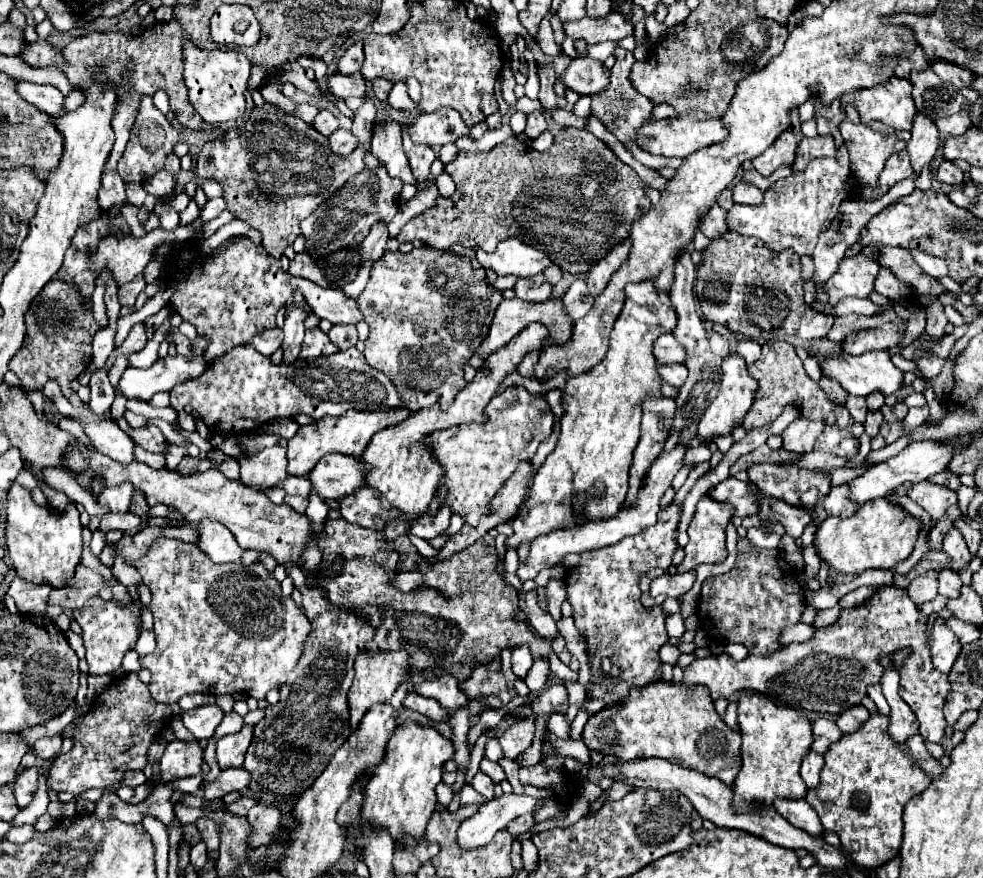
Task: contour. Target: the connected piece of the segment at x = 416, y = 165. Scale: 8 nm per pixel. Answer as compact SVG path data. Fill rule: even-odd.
M402 126L402 138L404 138L404 152L410 160L410 168L412 174L416 176L416 188L418 192L422 192L426 188L428 176L430 176L430 164L436 160L436 154L430 146L422 146L422 144L414 144L410 140L410 136L406 134L406 128Z

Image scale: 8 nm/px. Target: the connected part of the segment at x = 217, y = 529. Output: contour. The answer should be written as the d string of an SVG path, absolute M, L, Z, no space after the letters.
M200 522L194 528L200 534L198 548L214 562L238 562L250 566L260 560L256 550L242 550L226 526L218 526L216 522Z

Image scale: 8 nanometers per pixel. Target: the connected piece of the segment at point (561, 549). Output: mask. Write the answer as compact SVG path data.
M680 442L672 452L662 452L656 458L656 462L650 466L648 474L642 480L642 488L638 490L638 498L636 498L638 502L634 506L622 508L614 518L608 518L606 522L586 522L582 526L570 526L566 530L554 530L550 534L542 534L542 538L536 538L532 542L528 560L524 564L520 564L520 568L518 568L516 574L522 580L532 580L532 578L536 578L536 574L540 570L558 566L564 560L566 554L586 552L586 550L598 550L598 548L604 548L604 546L612 546L612 544L620 542L622 538L632 536L632 534L638 534L644 528L652 526L656 522L656 516L658 516L658 510L660 510L660 506L658 506L660 504L660 498L670 488L676 472L682 468L682 458L684 458L684 452L686 452L688 446L692 446L692 442Z

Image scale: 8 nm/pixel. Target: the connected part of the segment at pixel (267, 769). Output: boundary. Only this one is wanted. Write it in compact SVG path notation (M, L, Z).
M293 566L289 576L300 590L306 616L310 620L310 634L304 642L302 658L298 660L290 680L280 688L280 702L264 710L264 718L254 726L254 738L246 752L244 766L250 772L248 790L258 802L274 804L282 812L290 812L300 794L312 786L312 782L328 766L332 754L338 750L336 742L348 740L348 720L320 720L328 714L346 718L346 694L354 678L354 660L366 652L366 642L374 638L366 622L358 622L354 614L346 614L342 608L330 606L326 594L318 588L305 586L305 577L298 566Z

